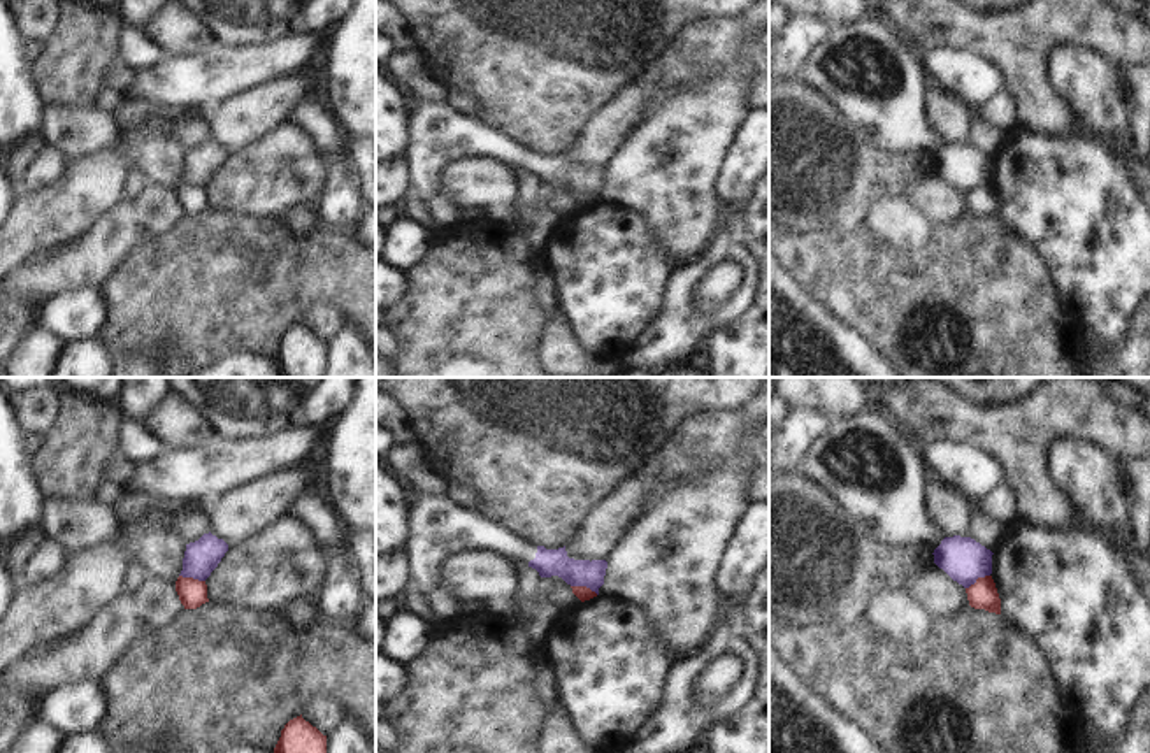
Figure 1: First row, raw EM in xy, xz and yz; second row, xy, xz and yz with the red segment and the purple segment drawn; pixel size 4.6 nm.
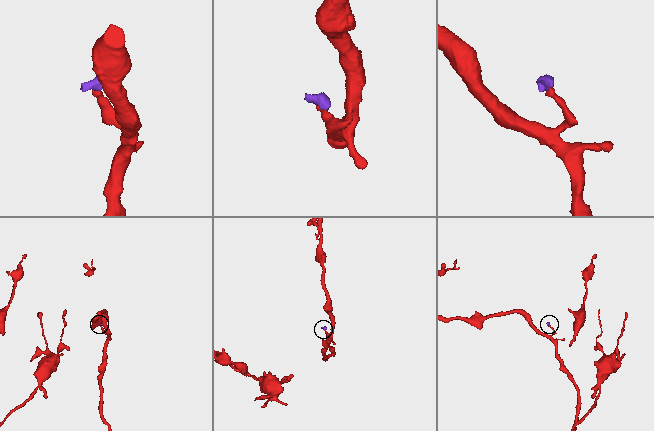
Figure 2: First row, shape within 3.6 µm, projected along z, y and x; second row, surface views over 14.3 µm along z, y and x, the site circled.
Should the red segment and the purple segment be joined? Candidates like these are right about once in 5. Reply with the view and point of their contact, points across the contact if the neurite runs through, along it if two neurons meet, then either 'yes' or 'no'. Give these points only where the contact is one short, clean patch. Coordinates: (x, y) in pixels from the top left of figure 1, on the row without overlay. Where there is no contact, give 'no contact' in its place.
meets red in xz at (585, 193); border along xz (571, 192), (585, 192), (597, 200); no

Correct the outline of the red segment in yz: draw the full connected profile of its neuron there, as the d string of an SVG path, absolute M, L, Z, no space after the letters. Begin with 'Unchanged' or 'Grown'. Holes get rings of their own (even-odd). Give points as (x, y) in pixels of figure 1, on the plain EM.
Unchanged. M992 183L978 184L966 200L971 214L1001 221L1001 205Z

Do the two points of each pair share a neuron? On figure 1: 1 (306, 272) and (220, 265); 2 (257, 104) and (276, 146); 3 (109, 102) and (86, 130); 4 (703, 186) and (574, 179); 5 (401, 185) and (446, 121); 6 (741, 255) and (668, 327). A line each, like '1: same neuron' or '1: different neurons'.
1: same neuron
2: different neurons
3: different neurons
4: different neurons
5: different neurons
6: same neuron

